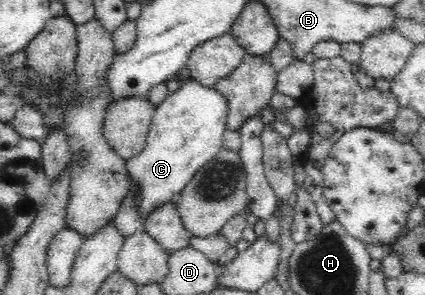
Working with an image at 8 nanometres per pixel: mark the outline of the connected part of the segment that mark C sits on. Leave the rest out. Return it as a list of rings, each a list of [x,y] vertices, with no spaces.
[[[191,77],[176,91],[170,92],[160,100],[160,104],[156,107],[156,113],[152,117],[146,148],[138,156],[126,160],[129,177],[132,177],[132,181],[138,183],[138,187],[140,187],[138,205],[142,218],[146,218],[148,214],[154,212],[154,208],[177,200],[177,195],[186,188],[196,172],[223,150],[227,120],[228,103],[224,95],[218,92],[214,86],[204,86]]]

